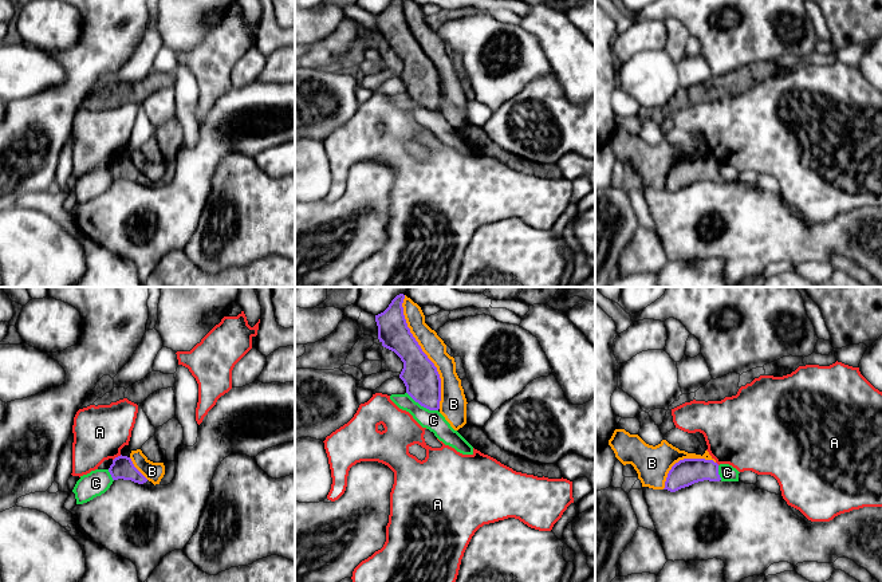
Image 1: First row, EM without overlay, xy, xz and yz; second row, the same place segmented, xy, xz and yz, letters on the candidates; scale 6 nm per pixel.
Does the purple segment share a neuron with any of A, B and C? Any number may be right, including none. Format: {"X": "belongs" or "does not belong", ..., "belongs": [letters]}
{"A": "does not belong", "B": "does not belong", "C": "does not belong", "belongs": []}

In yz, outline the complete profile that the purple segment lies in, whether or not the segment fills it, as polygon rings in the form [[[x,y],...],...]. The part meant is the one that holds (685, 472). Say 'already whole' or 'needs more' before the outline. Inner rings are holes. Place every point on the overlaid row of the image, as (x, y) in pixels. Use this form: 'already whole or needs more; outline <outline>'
already whole; outline [[[684,459],[676,463],[669,471],[664,489],[676,492],[704,480],[721,480],[718,464],[705,459]]]

